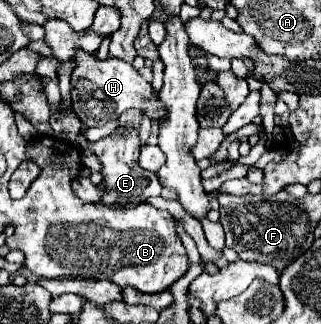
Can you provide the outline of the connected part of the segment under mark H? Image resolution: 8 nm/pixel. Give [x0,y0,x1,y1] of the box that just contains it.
[70,51,164,129]

